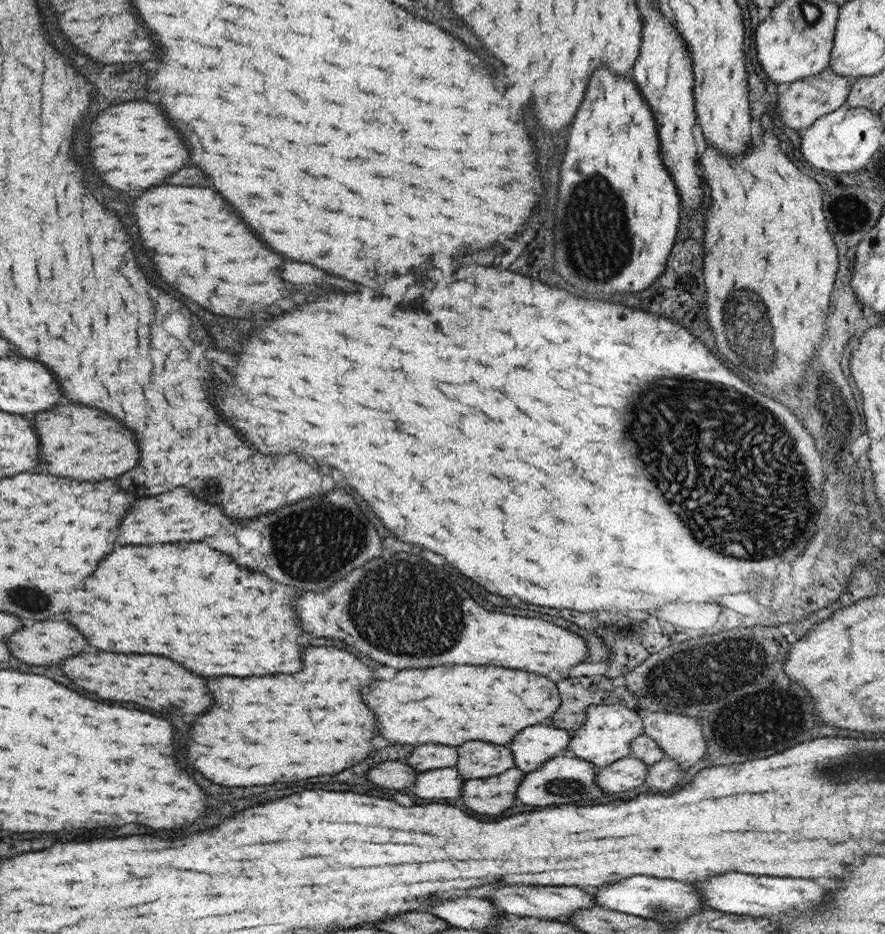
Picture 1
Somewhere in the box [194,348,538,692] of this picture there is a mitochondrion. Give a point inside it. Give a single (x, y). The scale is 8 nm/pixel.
(411, 611)

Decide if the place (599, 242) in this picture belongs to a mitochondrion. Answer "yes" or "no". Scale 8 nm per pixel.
yes

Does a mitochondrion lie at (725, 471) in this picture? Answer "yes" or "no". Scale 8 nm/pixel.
yes

